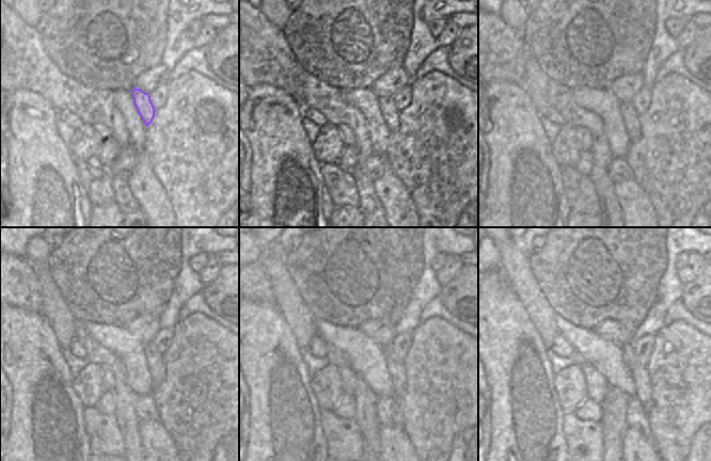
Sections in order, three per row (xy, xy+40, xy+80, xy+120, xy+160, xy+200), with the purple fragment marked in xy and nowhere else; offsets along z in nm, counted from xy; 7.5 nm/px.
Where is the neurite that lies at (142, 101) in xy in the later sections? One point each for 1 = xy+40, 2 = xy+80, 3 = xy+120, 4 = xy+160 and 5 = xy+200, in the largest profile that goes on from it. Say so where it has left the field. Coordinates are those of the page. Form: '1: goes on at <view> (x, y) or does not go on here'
1: goes on at xy+40 (385, 104)
2: goes on at xy+80 (633, 127)
3: goes on at xy+120 (156, 367)
4: goes on at xy+160 (396, 369)
5: goes on at xy+200 (641, 379)

